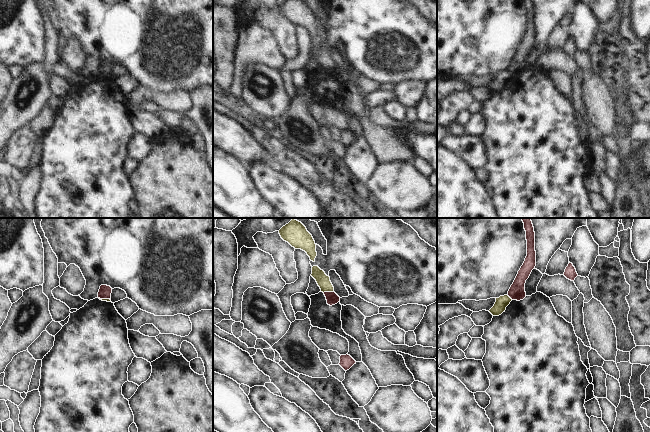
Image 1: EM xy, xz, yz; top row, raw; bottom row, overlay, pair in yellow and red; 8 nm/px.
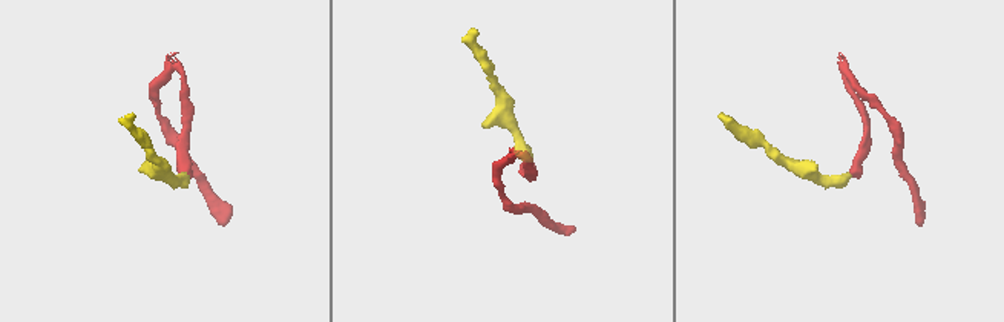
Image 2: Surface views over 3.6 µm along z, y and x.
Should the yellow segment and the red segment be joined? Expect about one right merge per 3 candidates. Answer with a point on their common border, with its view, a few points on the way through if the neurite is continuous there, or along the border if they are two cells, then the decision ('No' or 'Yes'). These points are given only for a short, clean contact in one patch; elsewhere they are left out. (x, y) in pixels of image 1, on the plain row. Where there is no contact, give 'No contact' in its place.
Touches yellow at xz (328, 67). Boundary: xz (333, 67), (323, 68). No

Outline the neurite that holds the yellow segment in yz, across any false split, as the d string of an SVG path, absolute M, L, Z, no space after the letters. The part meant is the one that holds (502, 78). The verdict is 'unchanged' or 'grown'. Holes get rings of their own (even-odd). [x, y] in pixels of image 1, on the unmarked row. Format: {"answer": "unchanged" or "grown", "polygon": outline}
{"answer": "unchanged", "polygon": "M508 71L500 72L496 74L494 82L489 86L493 92L499 92L505 88L506 83L510 80L512 75Z"}

